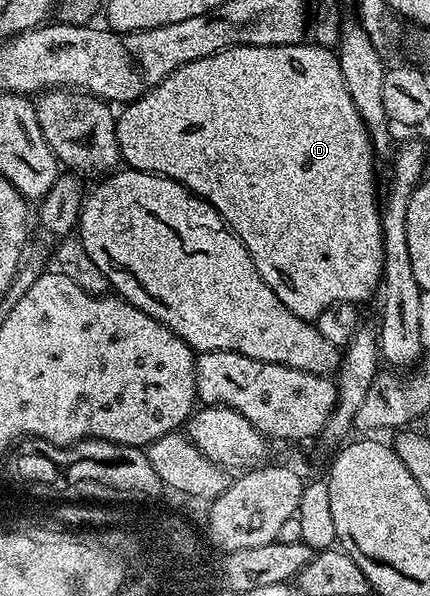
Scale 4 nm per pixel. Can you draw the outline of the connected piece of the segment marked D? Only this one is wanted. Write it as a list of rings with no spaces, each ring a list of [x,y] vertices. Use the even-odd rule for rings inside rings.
[[[315,42],[275,44],[274,46],[242,46],[237,44],[235,48],[227,48],[221,52],[210,54],[206,58],[198,58],[194,62],[186,62],[182,66],[178,66],[159,86],[151,88],[145,96],[131,101],[125,108],[128,109],[122,114],[119,113],[116,121],[116,137],[118,138],[118,146],[120,147],[123,163],[129,168],[138,169],[139,172],[157,172],[159,176],[168,176],[171,180],[177,180],[185,188],[190,189],[194,195],[201,196],[207,204],[212,205],[216,213],[223,218],[225,225],[235,232],[238,239],[244,243],[250,258],[254,262],[254,266],[258,270],[258,274],[264,279],[266,286],[270,286],[270,290],[274,290],[274,294],[278,294],[278,298],[286,306],[286,310],[298,314],[298,318],[314,322],[318,318],[318,314],[322,314],[322,310],[327,308],[329,304],[359,305],[361,303],[360,300],[368,300],[371,296],[373,299],[377,295],[383,278],[383,228],[380,225],[382,204],[378,198],[376,201],[376,163],[378,163],[378,160],[372,150],[372,139],[368,137],[366,126],[354,106],[354,98],[350,98],[350,90],[346,90],[346,82],[342,78],[342,70],[340,69],[339,55],[331,47],[321,46]]]

